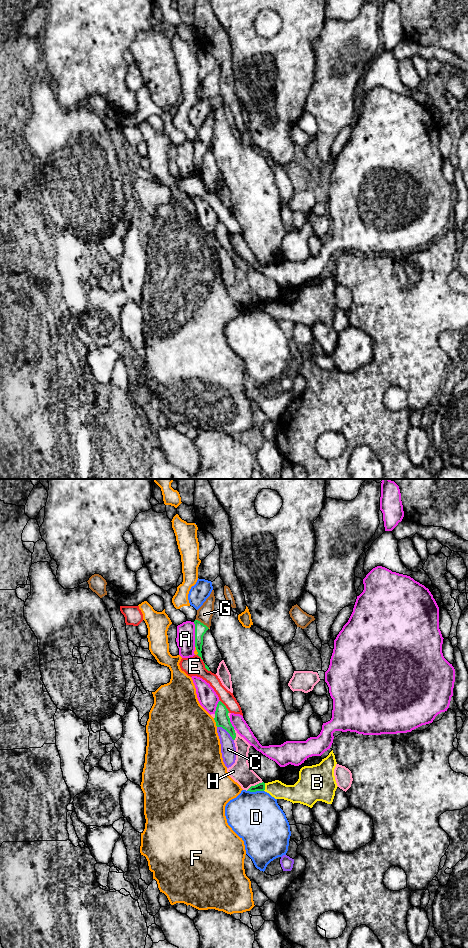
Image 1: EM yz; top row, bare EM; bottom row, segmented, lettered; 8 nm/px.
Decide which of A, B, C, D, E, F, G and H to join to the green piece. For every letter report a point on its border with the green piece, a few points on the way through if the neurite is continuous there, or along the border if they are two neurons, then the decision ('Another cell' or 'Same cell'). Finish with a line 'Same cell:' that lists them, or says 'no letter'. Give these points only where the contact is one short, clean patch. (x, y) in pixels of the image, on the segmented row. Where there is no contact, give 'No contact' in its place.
A: Touches green at yz (195, 634). Another cell
B: Touches green at yz (264, 787). Boundary: yz (265, 783), (263, 790). Another cell
C: Touches green at yz (226, 730). Boundary: yz (217, 726), (224, 729), (233, 740). Another cell
D: Touches green at yz (255, 791). Another cell
E: Touches green at yz (225, 706). Boundary: yz (220, 700), (229, 712). Another cell
F: Touches green at yz (215, 721). Another cell
G: Touches green at yz (202, 623). Boundary: yz (195, 619), (202, 622), (208, 628). Another cell
H: Touches green at yz (255, 785). Another cell
Same cell: no letter

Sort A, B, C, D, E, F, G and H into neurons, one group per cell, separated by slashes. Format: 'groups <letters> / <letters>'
groups A / B / C / D / E / F / G / H

